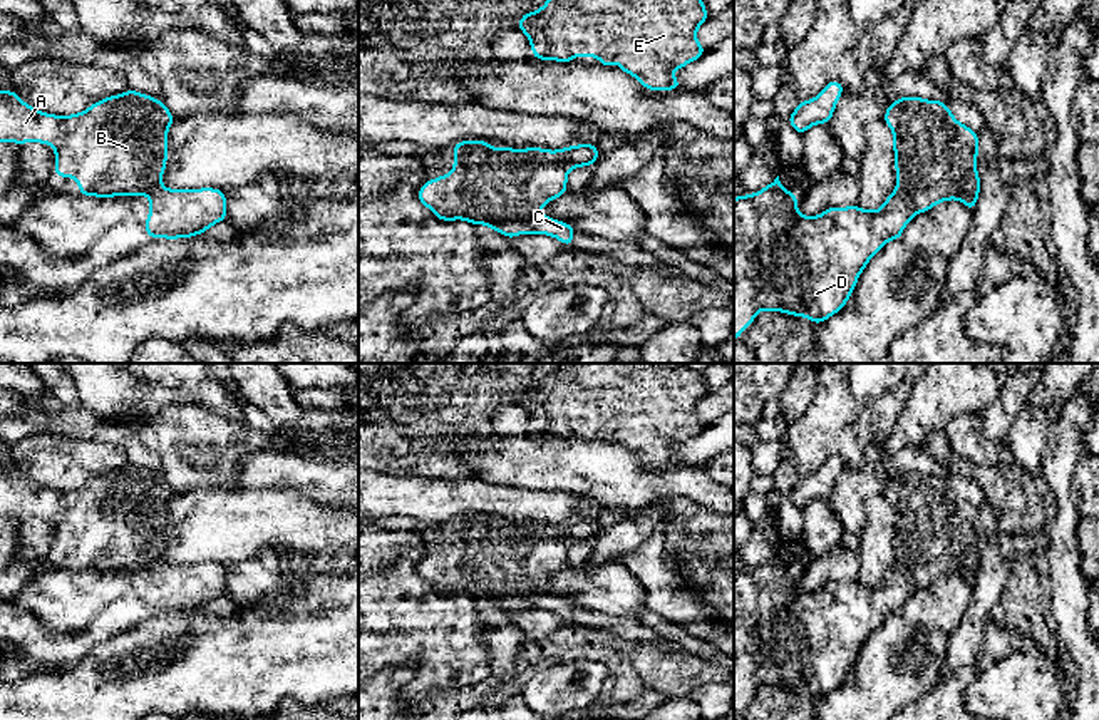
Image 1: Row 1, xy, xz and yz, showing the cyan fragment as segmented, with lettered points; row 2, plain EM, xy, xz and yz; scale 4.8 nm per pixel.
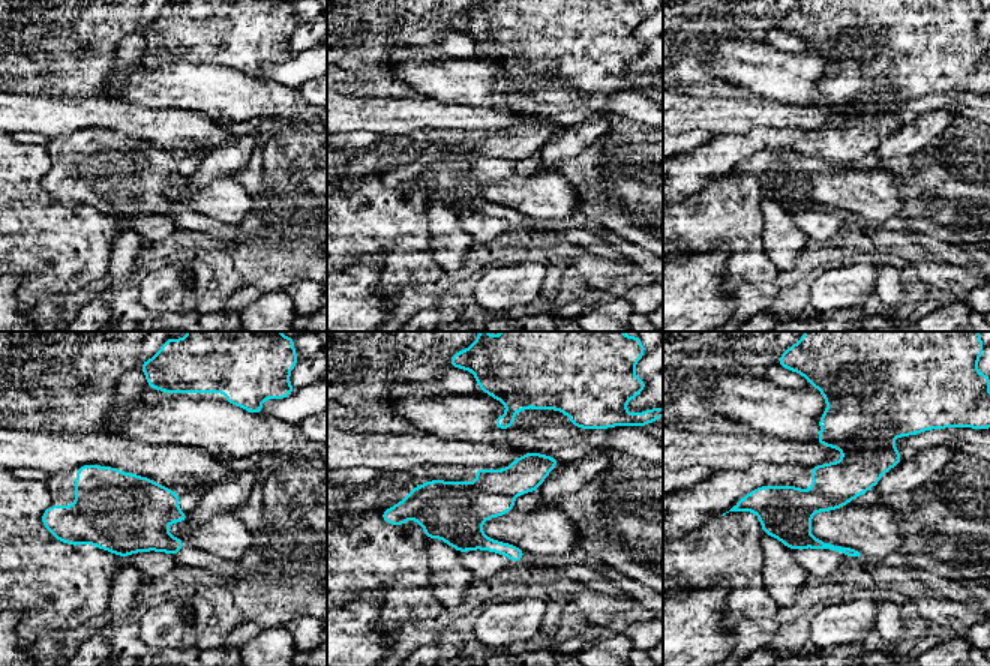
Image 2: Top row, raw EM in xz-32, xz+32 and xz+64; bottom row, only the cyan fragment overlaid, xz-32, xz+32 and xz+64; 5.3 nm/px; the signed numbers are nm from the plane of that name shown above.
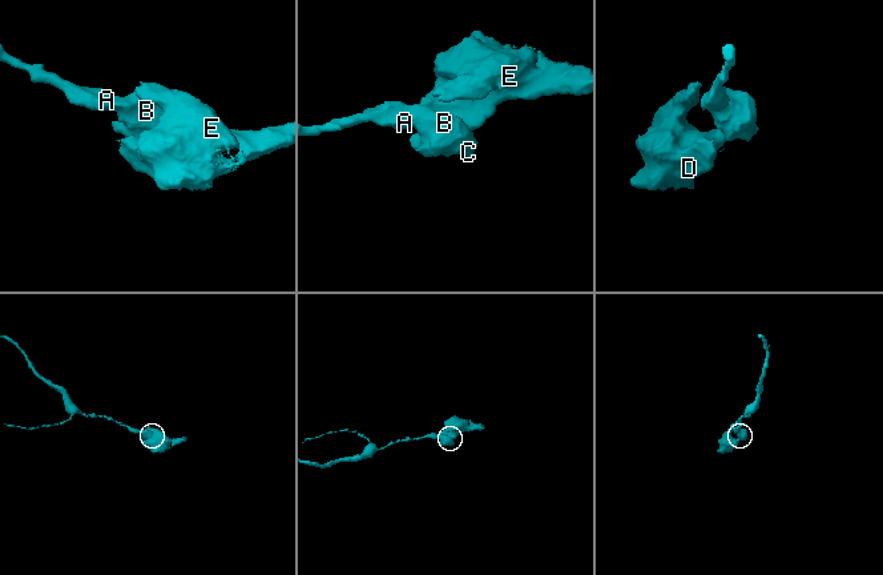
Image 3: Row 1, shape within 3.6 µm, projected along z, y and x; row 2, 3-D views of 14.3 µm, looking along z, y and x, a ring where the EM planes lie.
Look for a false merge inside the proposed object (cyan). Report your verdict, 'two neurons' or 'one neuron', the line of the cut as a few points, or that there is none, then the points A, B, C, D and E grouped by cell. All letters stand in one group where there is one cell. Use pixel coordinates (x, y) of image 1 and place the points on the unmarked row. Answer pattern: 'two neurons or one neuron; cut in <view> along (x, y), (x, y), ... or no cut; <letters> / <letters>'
two neurons; cut in xz along (525, 524), (536, 536), (560, 540), (568, 545); A B C / D E

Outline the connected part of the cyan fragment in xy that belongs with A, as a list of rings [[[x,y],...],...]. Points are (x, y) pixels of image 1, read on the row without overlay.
[[[0,465],[0,517],[42,517],[55,526],[55,551],[75,553],[82,571],[144,571],[163,563],[174,491],[147,469],[126,465],[84,487],[55,491]]]

